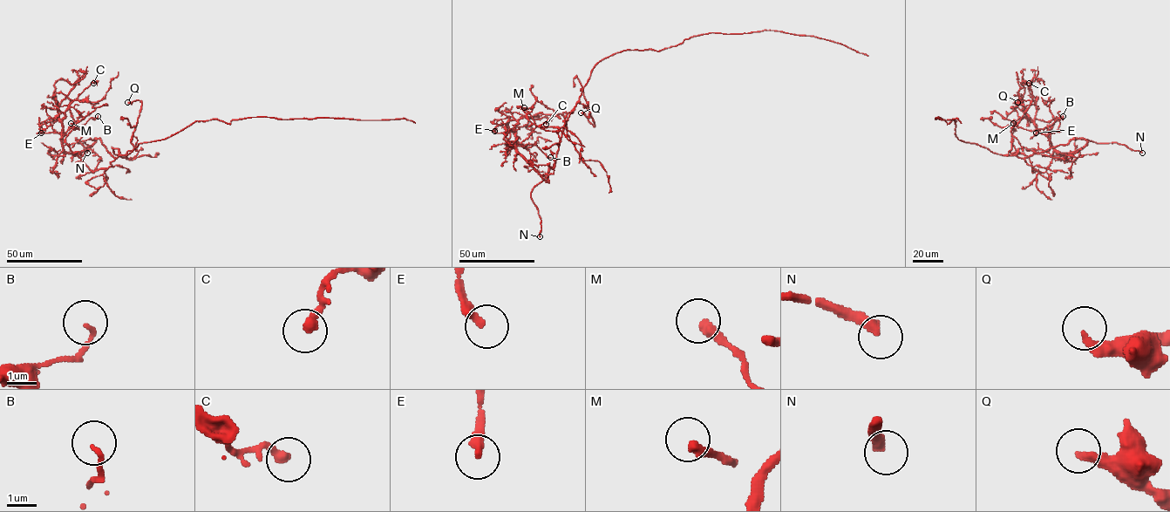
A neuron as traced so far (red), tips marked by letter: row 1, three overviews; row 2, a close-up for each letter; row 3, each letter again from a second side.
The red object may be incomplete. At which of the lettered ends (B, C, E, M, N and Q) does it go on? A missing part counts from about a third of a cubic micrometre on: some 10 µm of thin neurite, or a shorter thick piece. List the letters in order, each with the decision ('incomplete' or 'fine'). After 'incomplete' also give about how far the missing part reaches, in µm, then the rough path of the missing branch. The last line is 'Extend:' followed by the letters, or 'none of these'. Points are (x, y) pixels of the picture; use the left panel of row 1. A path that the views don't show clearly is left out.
B: fine
C: fine
E: fine
M: fine
N: incomplete; about 15 µm are missing; missing branch runs (87, 153), (85, 159), (90, 164)
Q: fine
Extend: N

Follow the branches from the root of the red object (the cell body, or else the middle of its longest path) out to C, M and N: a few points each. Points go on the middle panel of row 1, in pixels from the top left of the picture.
C: (591, 73), (566, 123), (548, 181), (515, 146), (515, 126), (520, 118), (547, 117), (546, 124)
M: (591, 73), (566, 123), (548, 181), (515, 146), (535, 126), (524, 107)
N: (591, 73), (566, 123), (555, 161), (549, 168), (547, 179), (536, 185), (531, 193), (540, 221), (540, 236)

